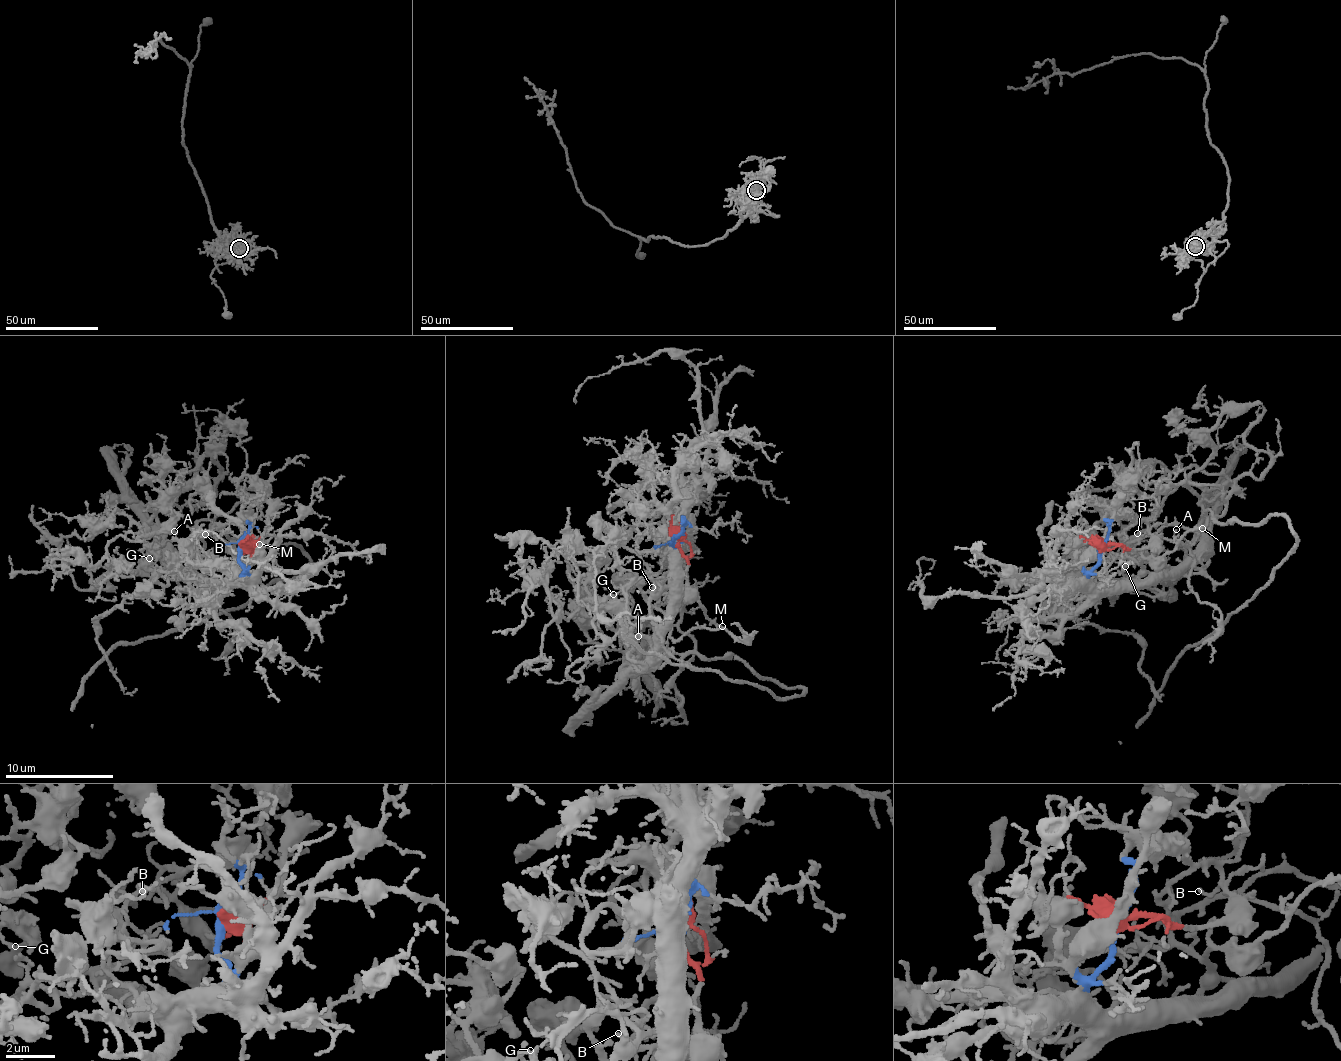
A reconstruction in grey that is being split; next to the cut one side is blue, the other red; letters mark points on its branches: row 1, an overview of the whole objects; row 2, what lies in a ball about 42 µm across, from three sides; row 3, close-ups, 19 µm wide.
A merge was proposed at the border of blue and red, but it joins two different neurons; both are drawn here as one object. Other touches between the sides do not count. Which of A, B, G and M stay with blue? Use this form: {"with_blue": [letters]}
{"with_blue": []}

